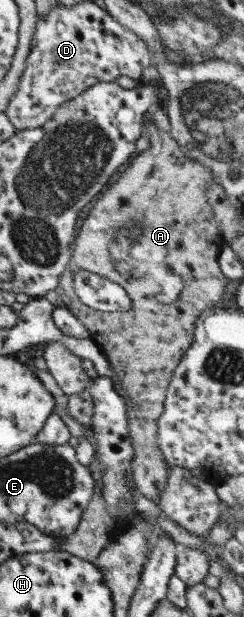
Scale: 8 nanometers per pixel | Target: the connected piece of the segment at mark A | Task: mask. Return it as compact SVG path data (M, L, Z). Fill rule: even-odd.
M149 110L143 119L143 132L148 135L149 149L132 158L109 189L105 188L95 200L93 208L79 225L77 236L71 244L69 262L61 273L57 286L42 297L54 308L71 311L83 323L90 334L88 338L104 352L119 386L134 404L127 411L127 430L133 448L130 464L132 481L146 499L156 500L163 493L169 469L156 442L157 418L163 412L164 395L173 369L190 346L195 319L200 312L221 300L227 279L217 265L220 247L225 244L225 240L220 235L213 209L204 193L204 186L212 181L211 171L199 161L191 160L180 148L158 152L157 139L163 132L152 124L152 120L148 120L147 114ZM78 270L98 274L121 286L131 300L131 308L125 312L101 312L84 305L72 285L73 273Z

